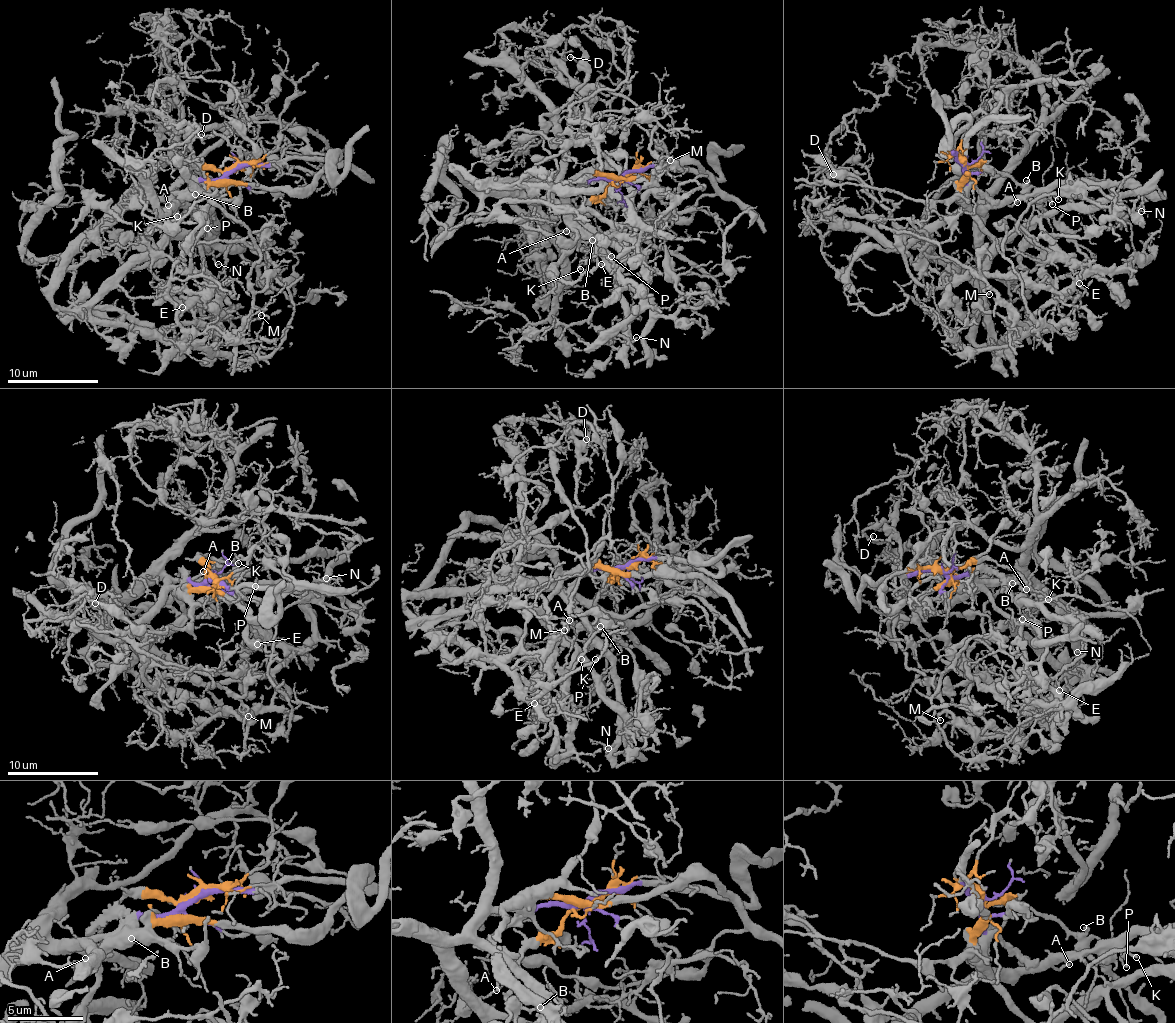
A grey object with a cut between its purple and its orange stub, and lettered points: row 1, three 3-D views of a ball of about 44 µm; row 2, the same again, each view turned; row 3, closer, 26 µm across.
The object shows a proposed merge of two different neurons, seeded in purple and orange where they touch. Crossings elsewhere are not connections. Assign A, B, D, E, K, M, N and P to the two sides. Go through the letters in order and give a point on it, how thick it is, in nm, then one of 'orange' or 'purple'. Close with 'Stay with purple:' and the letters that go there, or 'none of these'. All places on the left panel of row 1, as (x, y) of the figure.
A: place (168, 205); calibre 130 nm; purple
B: place (195, 194); calibre 150 nm; orange
D: place (201, 134); calibre 120 nm; orange
E: place (182, 307); calibre 140 nm; orange
K: place (177, 216); calibre 140 nm; purple
M: place (261, 315); calibre 90 nm; orange
N: place (218, 264); calibre 140 nm; purple
P: place (207, 228); calibre 120 nm; purple
Stay with purple: A, K, N, P

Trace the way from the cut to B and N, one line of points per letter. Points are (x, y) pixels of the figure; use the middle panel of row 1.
B: (621, 179), (581, 209), (574, 237), (584, 241), (593, 240)
N: (621, 179), (582, 182), (565, 205), (604, 253), (626, 316), (627, 343), (637, 337)

